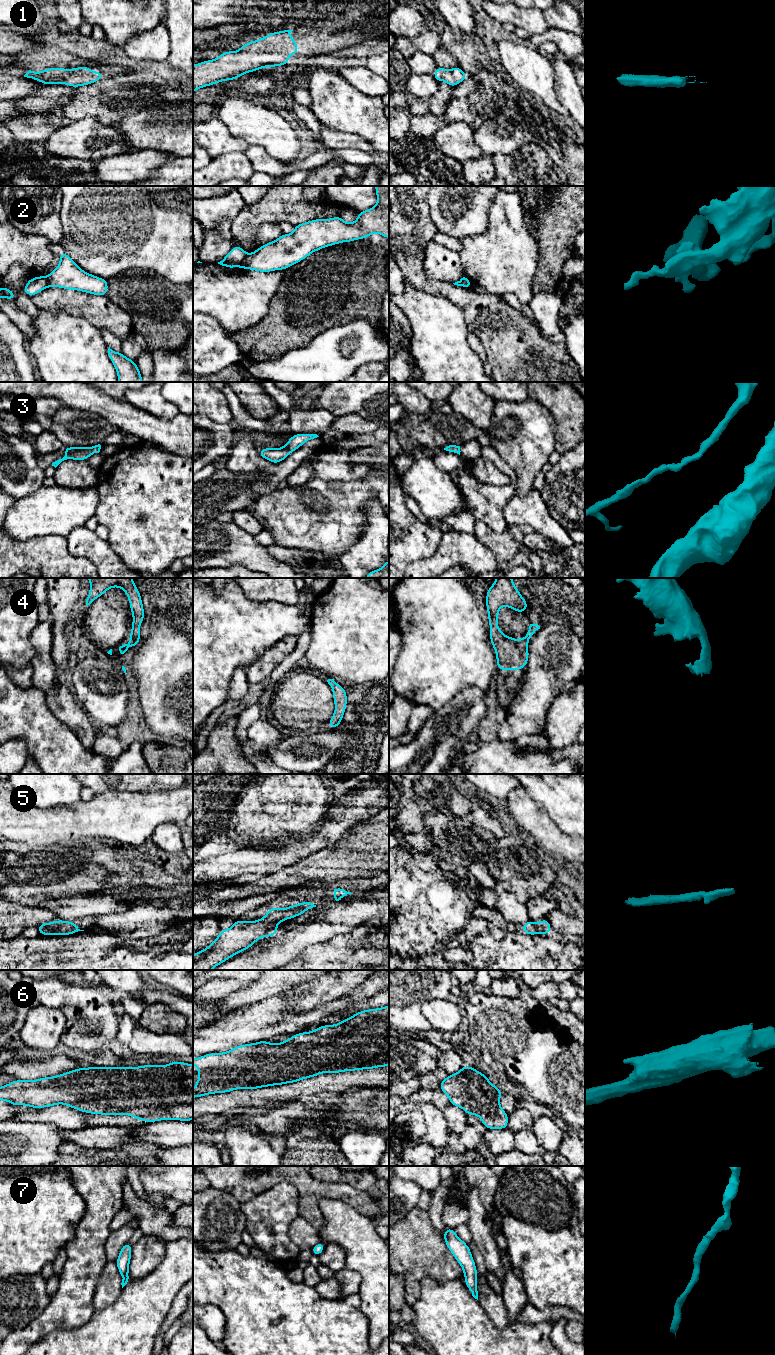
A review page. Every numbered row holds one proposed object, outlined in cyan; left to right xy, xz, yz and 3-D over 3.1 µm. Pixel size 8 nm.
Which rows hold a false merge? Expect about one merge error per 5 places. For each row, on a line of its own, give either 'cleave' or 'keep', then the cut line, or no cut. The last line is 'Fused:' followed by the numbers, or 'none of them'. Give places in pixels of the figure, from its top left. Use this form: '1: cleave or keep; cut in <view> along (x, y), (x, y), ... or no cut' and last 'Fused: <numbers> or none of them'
1: keep; no cut
2: cleave; cut in xz along (246, 254), (239, 266)
3: keep; no cut
4: keep; no cut
5: keep; no cut
6: keep; no cut
7: keep; no cut
Fused: 2

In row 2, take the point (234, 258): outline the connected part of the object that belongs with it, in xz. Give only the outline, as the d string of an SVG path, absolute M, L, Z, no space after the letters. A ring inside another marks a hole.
M234 245L230 252L218 264L226 268L240 267L246 255L242 247Z

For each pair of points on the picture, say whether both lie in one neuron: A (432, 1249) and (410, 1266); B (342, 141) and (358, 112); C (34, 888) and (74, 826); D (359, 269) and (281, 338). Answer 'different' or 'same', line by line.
A: same
B: different
C: different
D: same

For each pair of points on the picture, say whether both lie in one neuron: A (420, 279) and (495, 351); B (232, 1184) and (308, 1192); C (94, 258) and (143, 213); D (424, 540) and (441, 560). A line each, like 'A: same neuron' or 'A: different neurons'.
A: same neuron
B: same neuron
C: same neuron
D: different neurons

